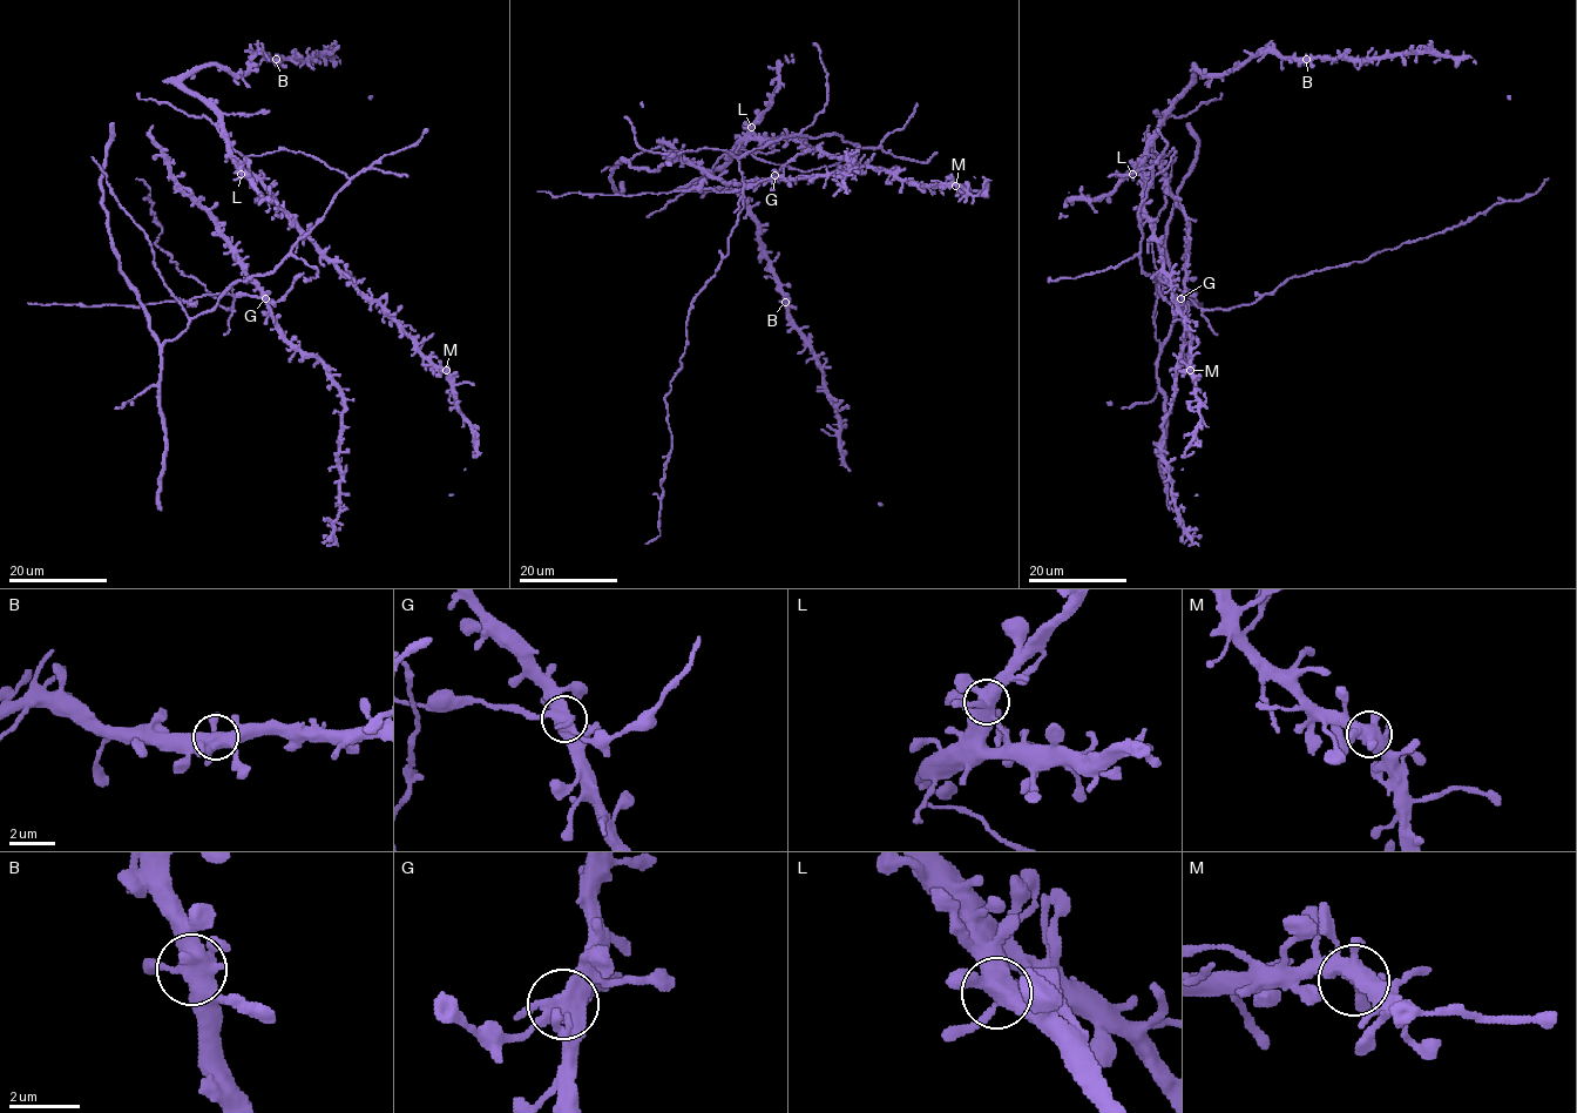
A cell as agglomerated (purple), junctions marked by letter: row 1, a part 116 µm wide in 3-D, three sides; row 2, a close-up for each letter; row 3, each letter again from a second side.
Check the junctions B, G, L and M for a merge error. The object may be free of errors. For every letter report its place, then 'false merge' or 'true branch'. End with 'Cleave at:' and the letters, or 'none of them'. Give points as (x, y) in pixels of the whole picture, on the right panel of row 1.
B: place (1306, 59); true branch
G: place (1180, 298); false merge
L: place (1132, 174); true branch
M: place (1190, 370); true branch
Cleave at: G

